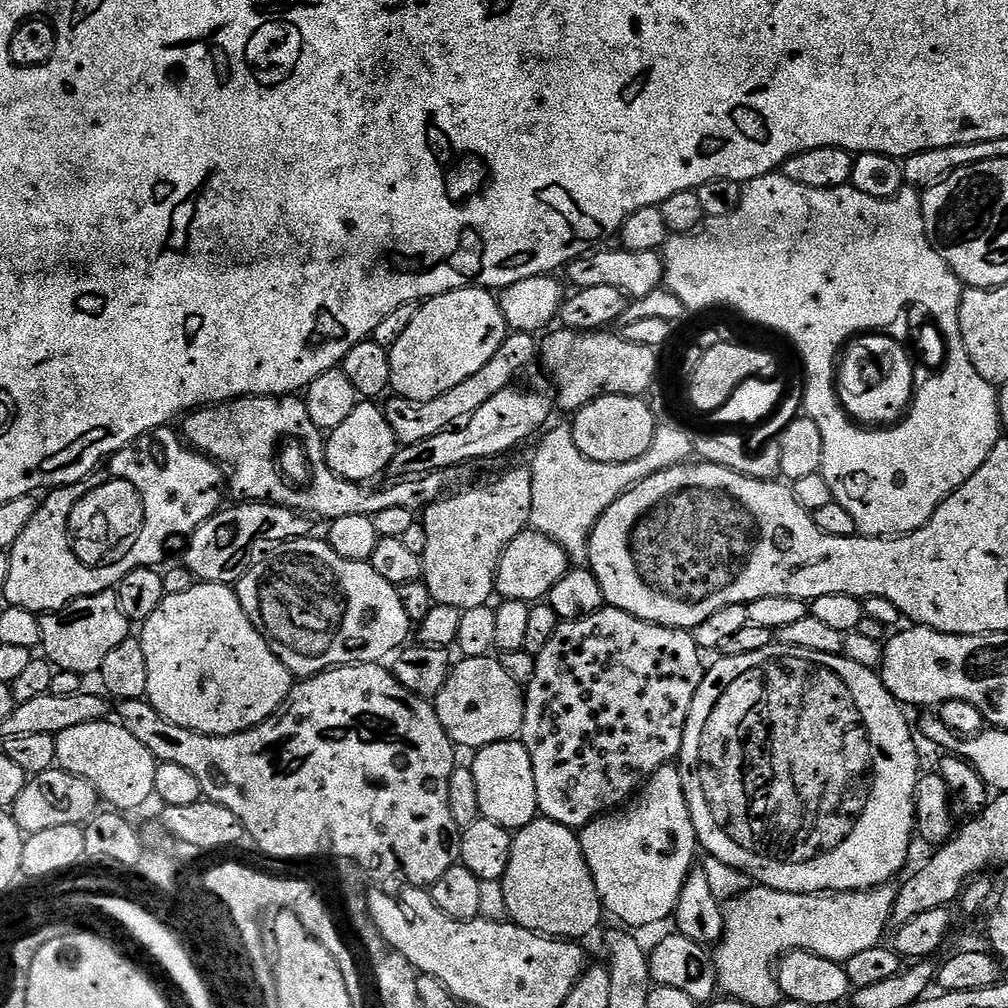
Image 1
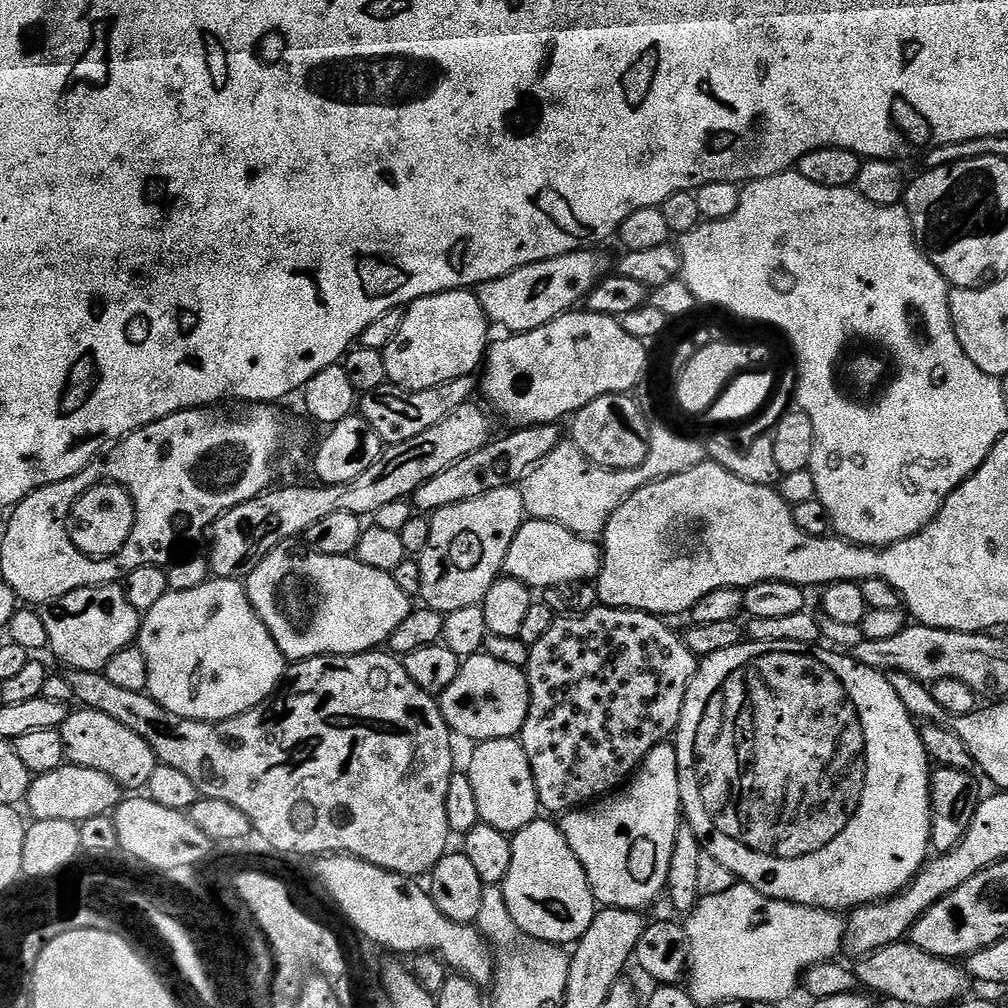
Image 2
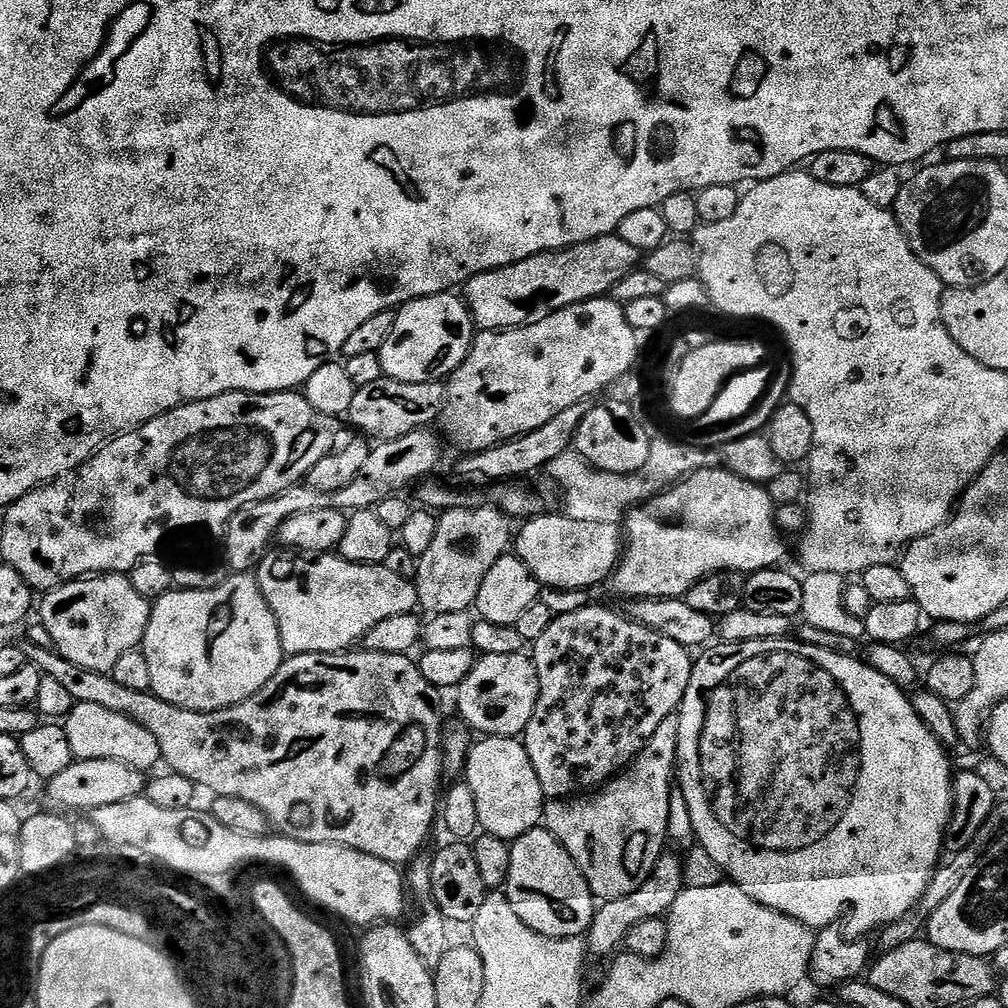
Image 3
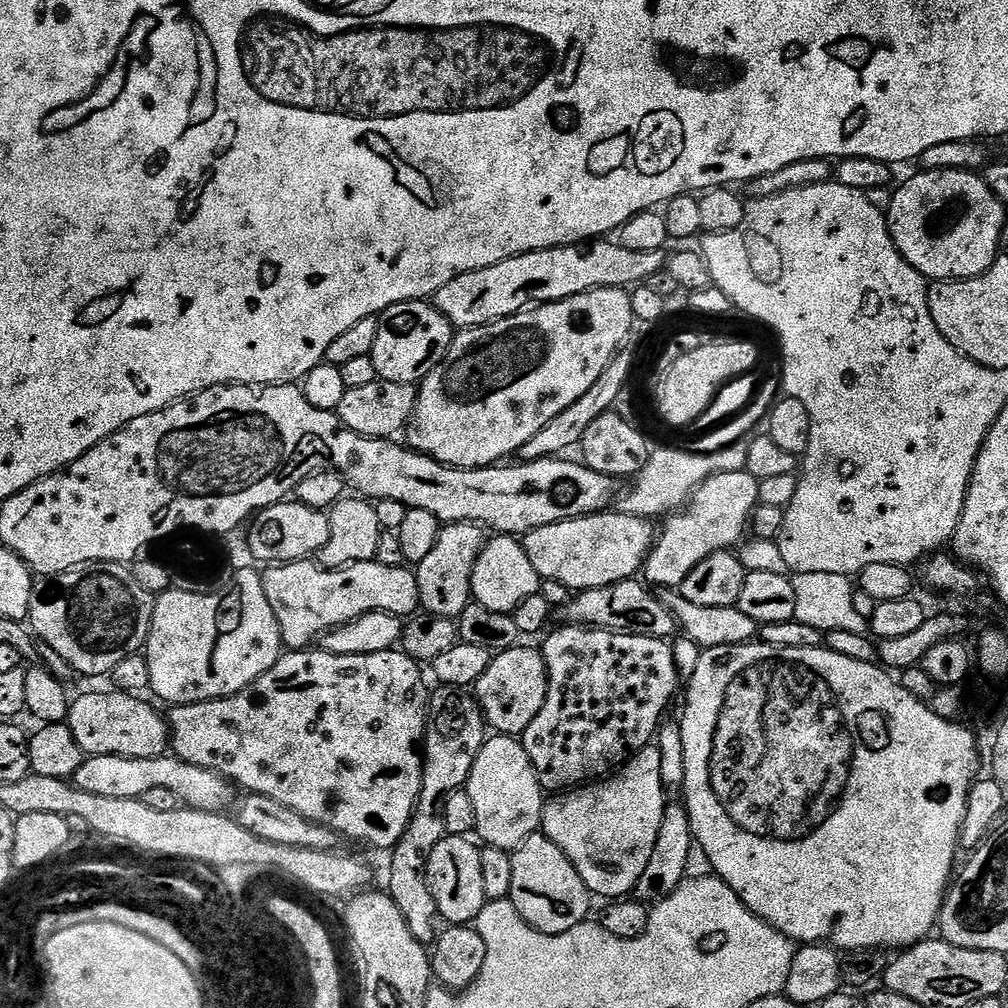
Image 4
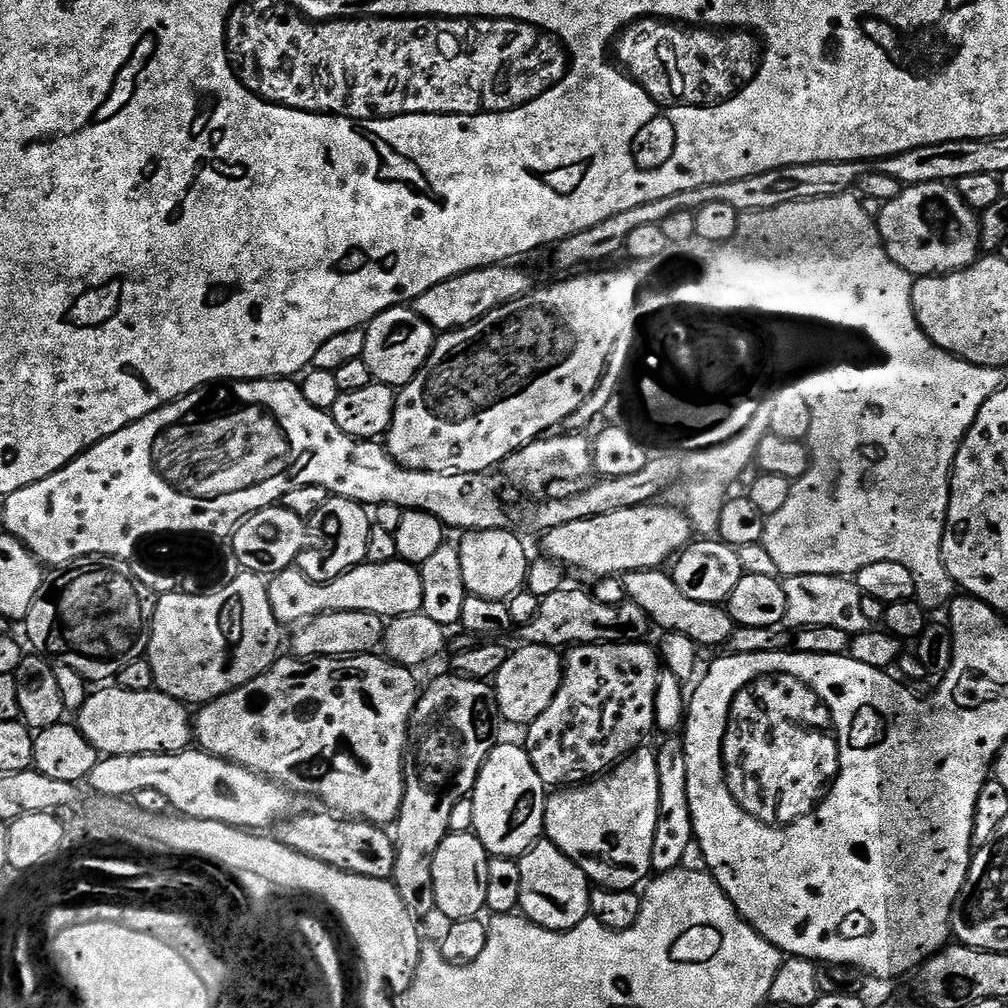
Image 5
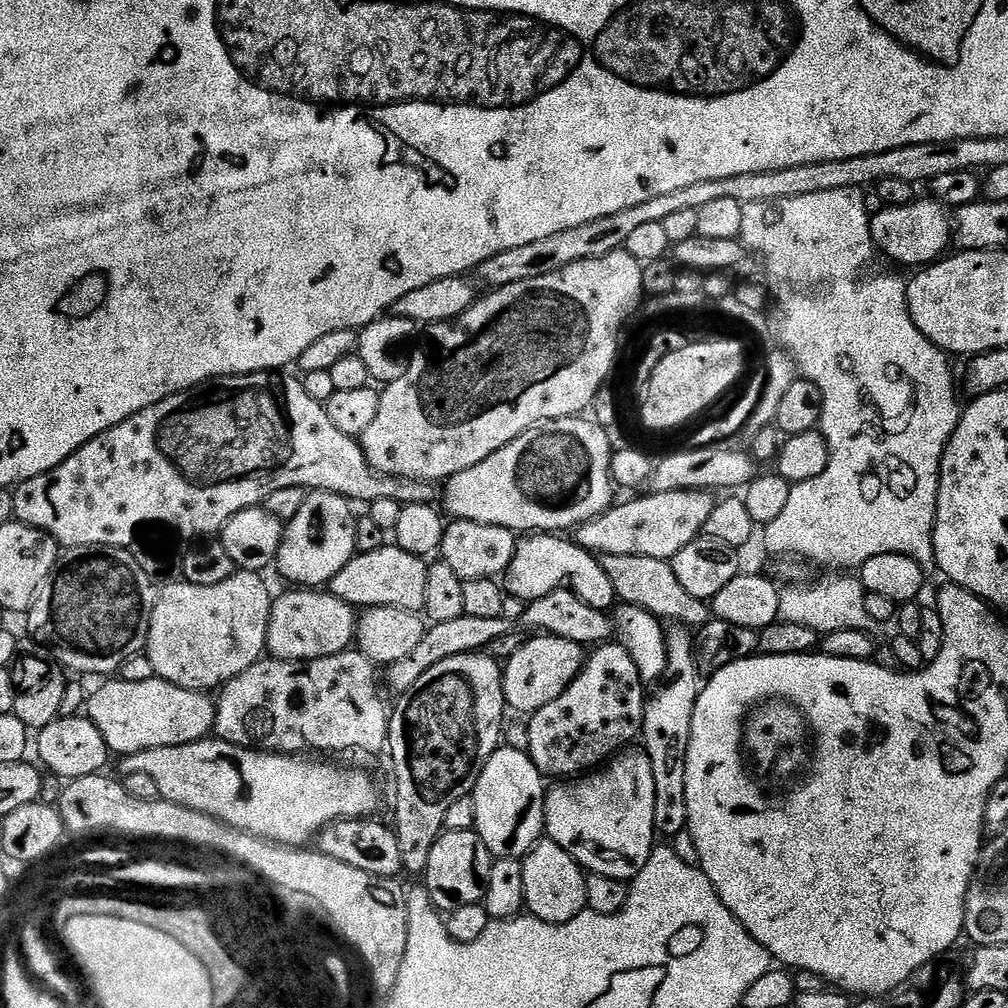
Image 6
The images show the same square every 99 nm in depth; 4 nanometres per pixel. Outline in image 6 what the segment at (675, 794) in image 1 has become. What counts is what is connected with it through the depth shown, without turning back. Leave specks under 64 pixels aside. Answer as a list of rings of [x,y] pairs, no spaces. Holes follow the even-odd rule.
[[[624,750],[607,766],[595,774],[560,782],[557,788],[549,787],[544,798],[544,827],[547,839],[566,850],[588,872],[606,874],[610,878],[631,882],[646,866],[653,848],[658,844],[654,826],[654,774],[650,770],[650,758],[643,750]]]

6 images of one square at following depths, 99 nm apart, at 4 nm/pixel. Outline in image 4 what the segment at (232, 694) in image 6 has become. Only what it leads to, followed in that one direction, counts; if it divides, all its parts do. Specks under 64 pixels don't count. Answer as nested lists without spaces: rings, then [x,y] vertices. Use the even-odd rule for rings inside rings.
[[[288,650],[281,655],[273,668],[266,670],[249,688],[244,688],[233,696],[223,696],[217,700],[207,700],[197,704],[182,704],[171,709],[166,719],[170,729],[170,748],[175,755],[188,764],[216,772],[233,785],[241,784],[245,793],[253,796],[274,798],[282,806],[318,822],[330,831],[344,836],[348,840],[357,840],[360,844],[369,844],[372,848],[391,850],[408,829],[416,804],[420,801],[422,778],[424,777],[424,738],[430,728],[430,700],[428,688],[424,685],[424,676],[420,673],[421,665],[403,650],[379,652],[378,654],[358,654],[343,656],[330,654],[323,650]]]

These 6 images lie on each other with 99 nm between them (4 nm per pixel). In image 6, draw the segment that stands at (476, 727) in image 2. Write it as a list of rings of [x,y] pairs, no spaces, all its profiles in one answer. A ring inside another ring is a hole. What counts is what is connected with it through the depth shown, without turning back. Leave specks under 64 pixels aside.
[[[547,634],[525,639],[523,646],[503,665],[504,702],[509,709],[531,714],[554,702],[574,682],[586,659],[586,652],[574,641]]]

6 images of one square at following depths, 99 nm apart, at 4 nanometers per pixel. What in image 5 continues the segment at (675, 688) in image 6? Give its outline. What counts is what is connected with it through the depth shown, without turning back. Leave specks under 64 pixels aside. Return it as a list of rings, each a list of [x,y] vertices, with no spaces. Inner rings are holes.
[[[668,738],[656,752],[658,762],[658,830],[654,830],[654,850],[652,851],[652,872],[673,872],[680,867],[682,857],[694,839],[694,822],[690,814],[690,798],[686,786],[686,754],[683,743],[676,738]]]

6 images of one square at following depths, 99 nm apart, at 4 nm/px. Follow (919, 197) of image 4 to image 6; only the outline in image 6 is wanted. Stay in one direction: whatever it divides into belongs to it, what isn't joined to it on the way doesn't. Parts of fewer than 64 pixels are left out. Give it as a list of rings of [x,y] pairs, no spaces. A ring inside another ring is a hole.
[[[917,198],[906,206],[885,206],[881,213],[871,217],[871,222],[875,251],[885,252],[890,259],[900,264],[935,264],[949,251],[954,240],[954,220],[949,209],[931,198]]]

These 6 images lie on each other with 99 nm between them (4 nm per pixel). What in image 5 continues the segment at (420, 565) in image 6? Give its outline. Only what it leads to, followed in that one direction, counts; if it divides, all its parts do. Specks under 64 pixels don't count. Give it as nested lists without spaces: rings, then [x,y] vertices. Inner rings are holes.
[[[399,558],[381,564],[367,562],[344,572],[325,584],[314,582],[293,566],[268,580],[270,606],[281,625],[299,625],[321,612],[369,612],[375,616],[395,618],[414,614],[422,609],[422,578],[417,565]]]

